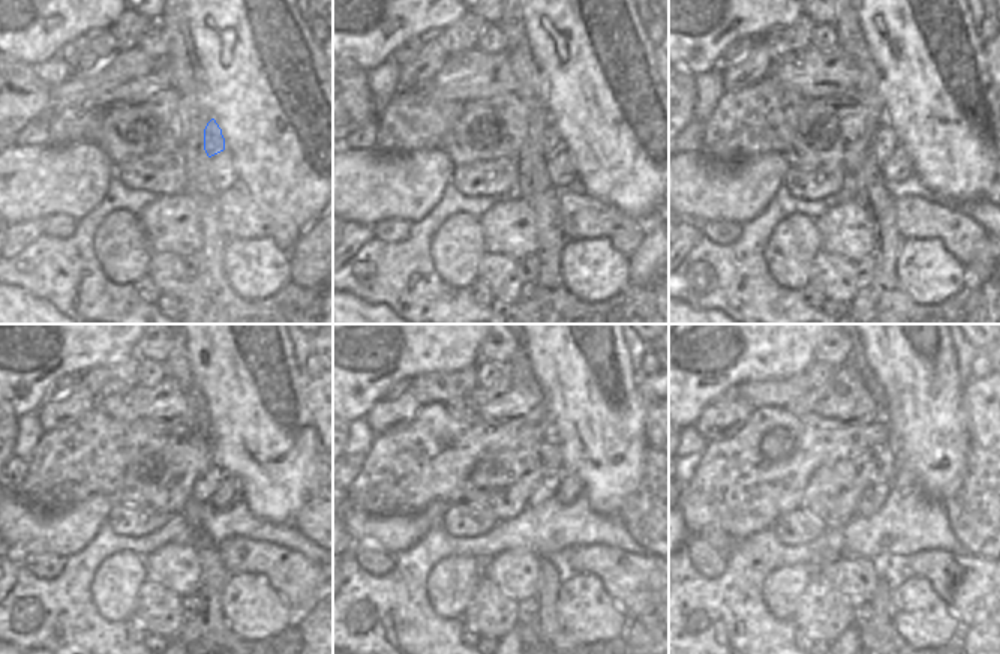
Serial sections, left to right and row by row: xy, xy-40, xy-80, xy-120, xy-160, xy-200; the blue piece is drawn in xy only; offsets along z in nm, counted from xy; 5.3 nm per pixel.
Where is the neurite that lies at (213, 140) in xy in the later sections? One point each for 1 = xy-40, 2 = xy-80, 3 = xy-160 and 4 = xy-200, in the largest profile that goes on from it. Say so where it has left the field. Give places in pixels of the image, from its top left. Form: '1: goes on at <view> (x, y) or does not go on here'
1: goes on at xy-40 (550, 140)
2: goes on at xy-80 (885, 141)
3: goes on at xy-160 (544, 489)
4: goes on at xy-200 (871, 500)

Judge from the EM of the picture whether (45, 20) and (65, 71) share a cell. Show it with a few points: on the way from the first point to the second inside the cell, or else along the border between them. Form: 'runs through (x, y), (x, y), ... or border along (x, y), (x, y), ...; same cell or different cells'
border along (56, 54), (33, 65); different cells

